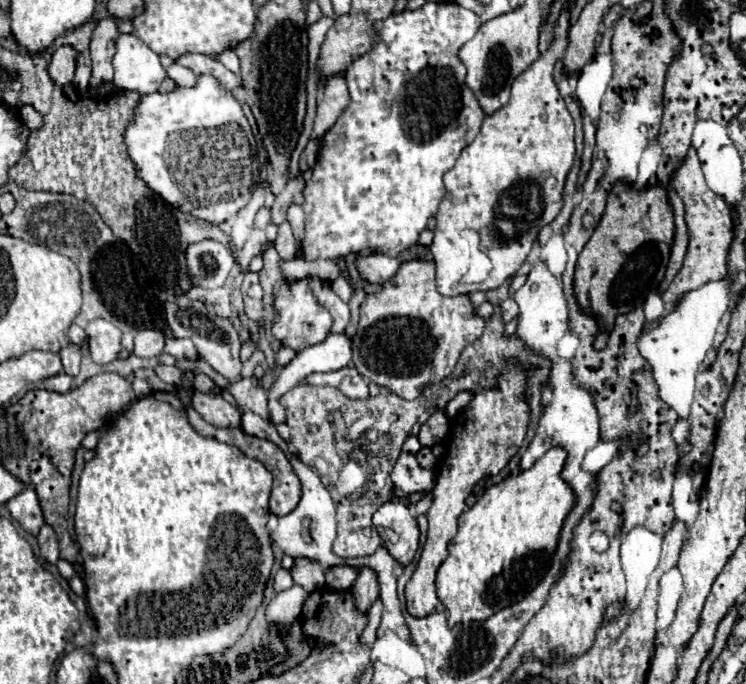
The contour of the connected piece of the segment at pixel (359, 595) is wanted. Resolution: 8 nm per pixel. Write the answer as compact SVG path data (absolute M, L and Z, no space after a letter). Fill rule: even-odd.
M362 569L358 573L356 583L352 585L352 595L354 595L354 603L358 607L360 613L368 613L372 603L378 599L378 581L372 569Z

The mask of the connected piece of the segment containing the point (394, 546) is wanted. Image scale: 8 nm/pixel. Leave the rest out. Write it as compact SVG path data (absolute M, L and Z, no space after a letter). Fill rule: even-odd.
M388 501L374 513L372 523L374 523L376 531L380 533L390 555L400 565L408 565L414 559L418 545L420 545L418 521L408 511L408 505L404 501ZM389 533L396 533L396 543L392 543L388 539Z

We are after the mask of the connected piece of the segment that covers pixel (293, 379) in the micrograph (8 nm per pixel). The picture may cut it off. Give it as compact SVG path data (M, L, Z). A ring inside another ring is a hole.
M332 333L326 337L326 341L318 343L318 345L312 345L312 347L306 347L302 349L282 371L280 375L276 377L276 383L272 383L270 387L270 395L268 395L268 407L270 407L270 419L274 425L280 425L286 421L286 411L282 405L278 405L278 397L282 397L288 389L292 389L294 385L298 385L300 381L304 381L310 373L314 371L338 371L346 365L350 365L352 361L352 347L350 347L350 339L346 335L338 335L338 333Z

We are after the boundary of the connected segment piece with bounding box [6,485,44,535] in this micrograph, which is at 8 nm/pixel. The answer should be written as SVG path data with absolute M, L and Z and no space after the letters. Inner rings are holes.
M28 485L20 495L12 497L8 503L10 515L32 535L36 535L40 531L40 527L44 525L44 515L40 509L40 501L38 495L34 491L32 485Z

